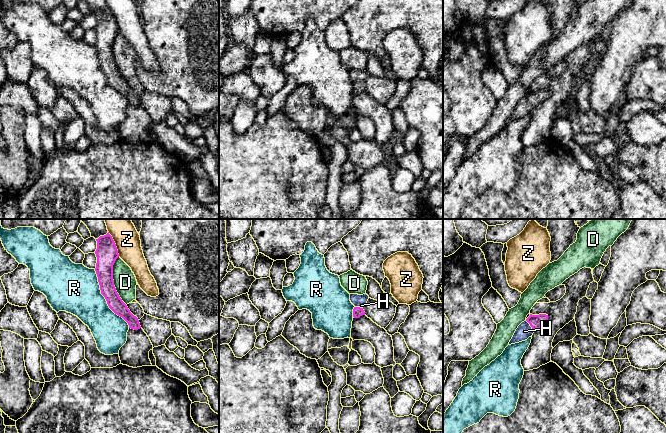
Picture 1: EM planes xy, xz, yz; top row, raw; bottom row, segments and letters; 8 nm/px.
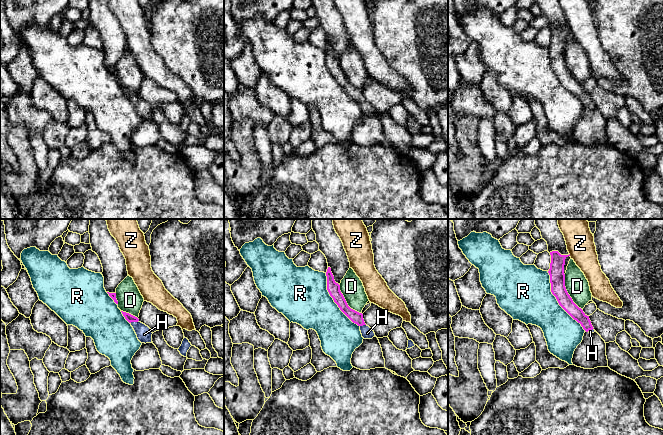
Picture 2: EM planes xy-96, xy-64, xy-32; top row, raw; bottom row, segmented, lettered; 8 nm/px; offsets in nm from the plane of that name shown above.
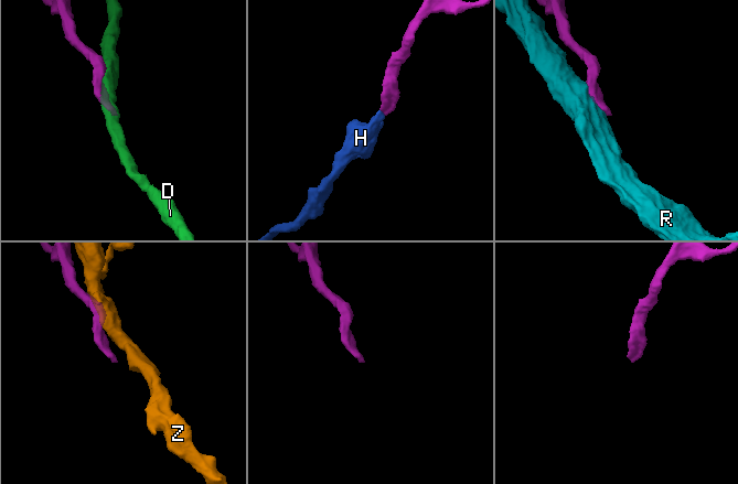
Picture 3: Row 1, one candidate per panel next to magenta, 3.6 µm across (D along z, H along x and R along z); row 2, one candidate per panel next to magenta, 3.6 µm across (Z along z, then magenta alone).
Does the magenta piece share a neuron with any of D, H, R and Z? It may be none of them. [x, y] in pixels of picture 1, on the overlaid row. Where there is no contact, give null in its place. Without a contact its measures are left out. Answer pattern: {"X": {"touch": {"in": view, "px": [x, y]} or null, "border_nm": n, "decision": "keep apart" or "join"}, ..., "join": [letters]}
{"D": {"touch": {"in": "xy", "px": [113, 281]}, "border_nm": 400, "decision": "keep apart"}, "H": {"touch": {"in": "yz", "px": [530, 325]}, "border_nm": 120, "decision": "join"}, "R": {"touch": {"in": "xy", "px": [105, 298]}, "border_nm": 550, "decision": "keep apart"}, "Z": {"touch": {"in": "xy", "px": [115, 244]}, "border_nm": 220, "decision": "keep apart"}, "join": ["H"]}

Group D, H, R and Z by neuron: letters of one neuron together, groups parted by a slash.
D / H / R / Z

